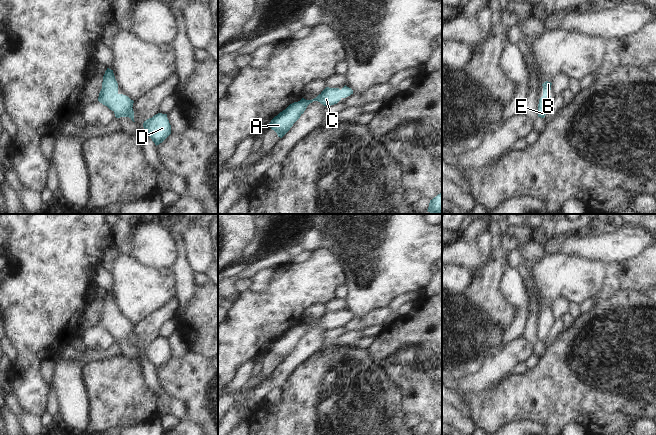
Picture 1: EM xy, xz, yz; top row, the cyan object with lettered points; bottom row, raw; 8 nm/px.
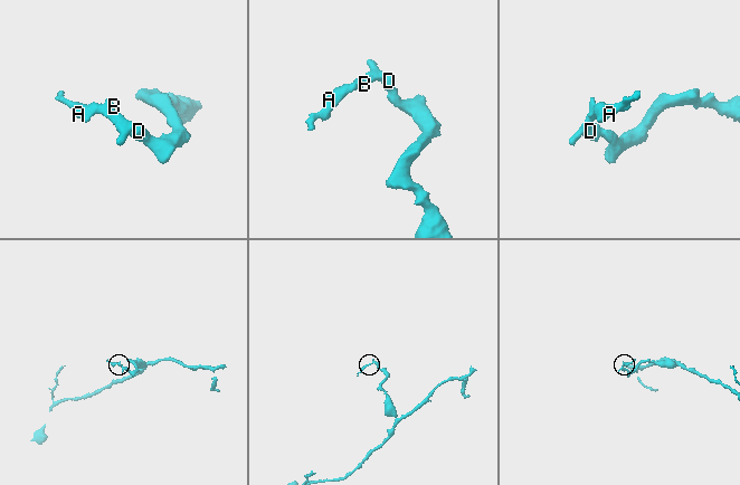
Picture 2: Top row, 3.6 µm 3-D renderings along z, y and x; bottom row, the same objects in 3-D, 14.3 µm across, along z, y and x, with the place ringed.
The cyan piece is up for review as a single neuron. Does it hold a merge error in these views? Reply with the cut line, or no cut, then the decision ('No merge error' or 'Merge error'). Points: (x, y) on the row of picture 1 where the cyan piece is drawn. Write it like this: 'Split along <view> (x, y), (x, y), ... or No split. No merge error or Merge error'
No split. No merge error

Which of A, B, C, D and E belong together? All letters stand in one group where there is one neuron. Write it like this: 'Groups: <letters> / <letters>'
Groups: A B C D E

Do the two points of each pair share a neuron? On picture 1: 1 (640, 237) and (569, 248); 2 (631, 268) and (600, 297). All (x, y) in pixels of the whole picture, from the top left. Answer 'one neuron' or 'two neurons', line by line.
1: one neuron
2: one neuron

